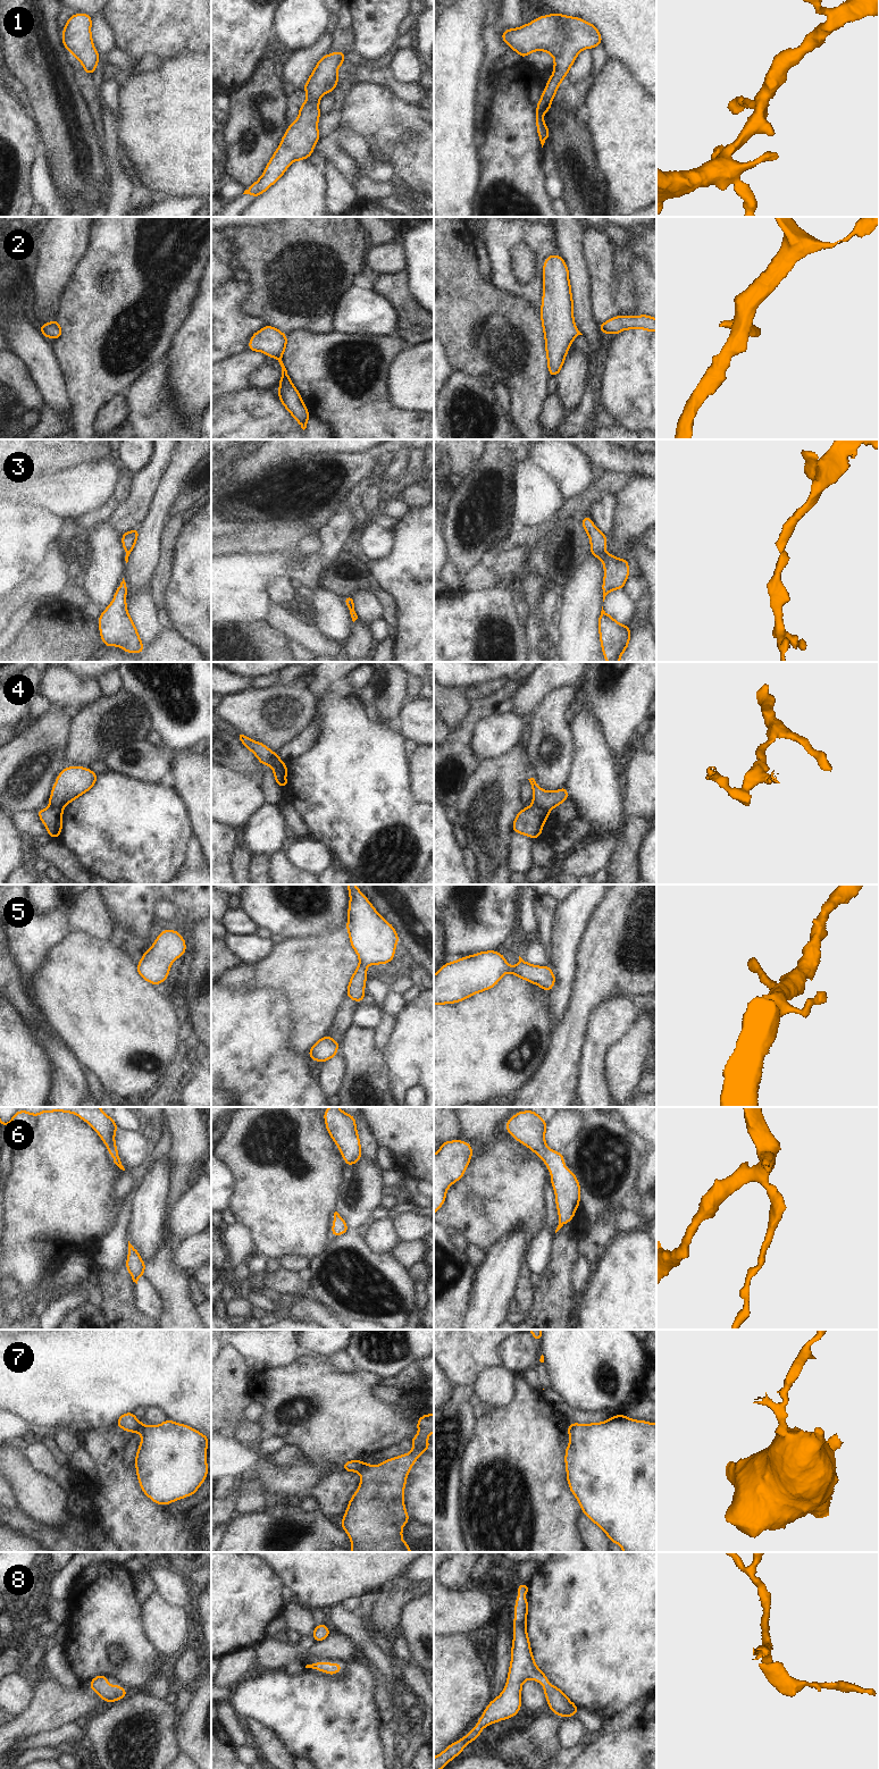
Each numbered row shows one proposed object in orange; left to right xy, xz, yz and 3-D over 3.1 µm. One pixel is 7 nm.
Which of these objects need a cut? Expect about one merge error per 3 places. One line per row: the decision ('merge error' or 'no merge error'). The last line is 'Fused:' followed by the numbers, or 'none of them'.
1: no merge error
2: no merge error
3: no merge error
4: merge error
5: no merge error
6: no merge error
7: merge error
8: no merge error
Fused: 4, 7

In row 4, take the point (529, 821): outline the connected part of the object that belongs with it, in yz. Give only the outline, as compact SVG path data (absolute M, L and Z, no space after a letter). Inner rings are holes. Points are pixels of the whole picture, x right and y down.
M535 805L521 810L513 823L512 831L537 839L541 837L542 828L547 821L549 813Z

